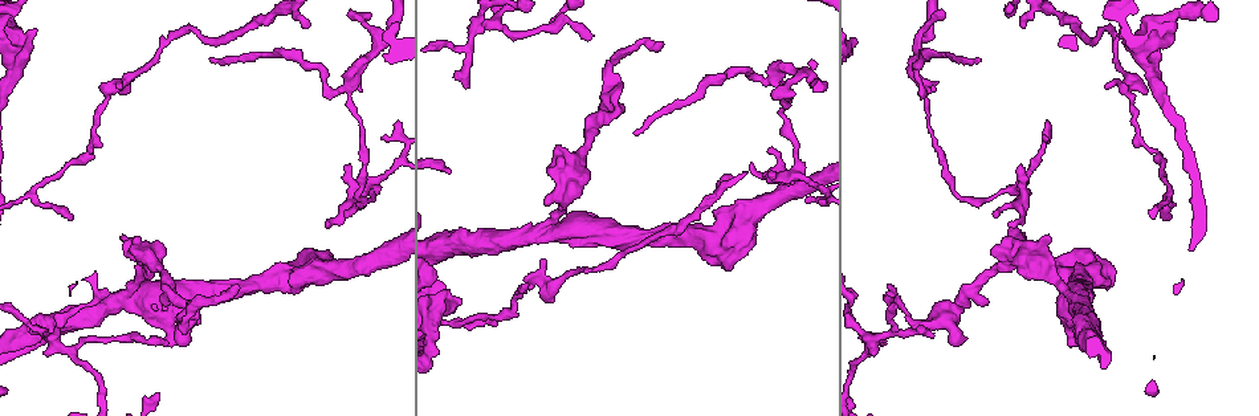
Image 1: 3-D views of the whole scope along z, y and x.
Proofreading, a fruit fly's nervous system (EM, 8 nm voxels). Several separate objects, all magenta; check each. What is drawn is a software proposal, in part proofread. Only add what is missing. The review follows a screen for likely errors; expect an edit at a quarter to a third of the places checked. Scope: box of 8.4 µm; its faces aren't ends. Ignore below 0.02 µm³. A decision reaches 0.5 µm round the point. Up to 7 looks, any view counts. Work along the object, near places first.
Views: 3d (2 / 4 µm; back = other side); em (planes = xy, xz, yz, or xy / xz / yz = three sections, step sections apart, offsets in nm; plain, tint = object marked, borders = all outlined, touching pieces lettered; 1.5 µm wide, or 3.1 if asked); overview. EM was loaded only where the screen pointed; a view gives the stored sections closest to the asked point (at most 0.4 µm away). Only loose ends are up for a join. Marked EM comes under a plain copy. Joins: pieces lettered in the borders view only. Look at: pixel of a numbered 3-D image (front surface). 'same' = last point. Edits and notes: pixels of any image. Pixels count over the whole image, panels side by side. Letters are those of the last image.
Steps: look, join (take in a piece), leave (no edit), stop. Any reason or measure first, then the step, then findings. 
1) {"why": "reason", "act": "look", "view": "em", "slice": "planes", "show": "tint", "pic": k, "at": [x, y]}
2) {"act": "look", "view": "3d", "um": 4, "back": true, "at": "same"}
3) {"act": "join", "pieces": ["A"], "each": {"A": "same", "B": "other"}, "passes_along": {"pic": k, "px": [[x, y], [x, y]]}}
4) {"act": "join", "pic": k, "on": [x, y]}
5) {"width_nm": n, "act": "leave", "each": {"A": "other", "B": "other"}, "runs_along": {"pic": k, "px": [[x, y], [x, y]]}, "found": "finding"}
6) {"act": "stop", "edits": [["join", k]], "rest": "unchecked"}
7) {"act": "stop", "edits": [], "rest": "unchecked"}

{"why": "free end", "act": "look", "view": "3d", "um": 2, "pic": 1, "at": [1021, 164]}

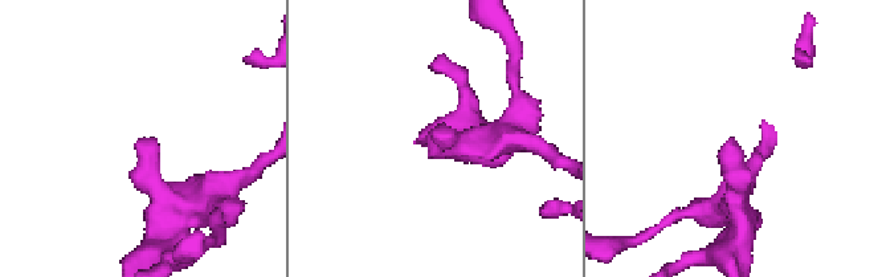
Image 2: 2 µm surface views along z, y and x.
{"why": "now the EM", "act": "look", "view": "em", "slice": "xy", "step": 4, "show": "tint", "pic": 2, "at": [145, 140]}

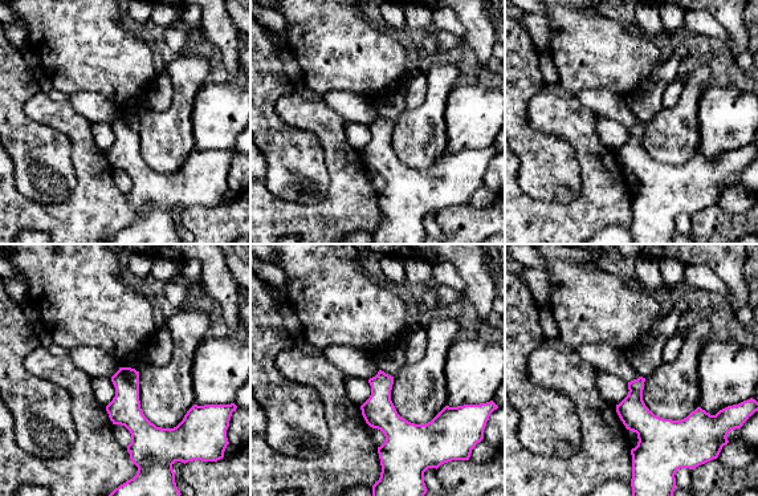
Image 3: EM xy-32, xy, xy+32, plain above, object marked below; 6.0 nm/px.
{"why": "see the neighbours", "act": "look", "view": "em", "slice": "xy", "step": 4, "show": "borders", "at": "same"}

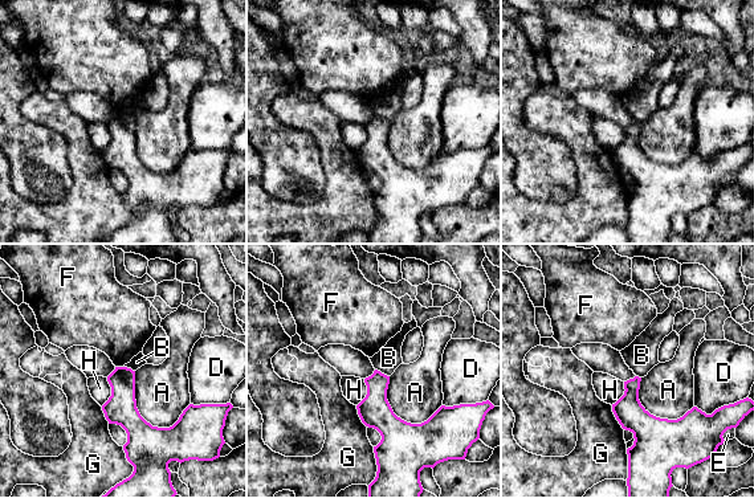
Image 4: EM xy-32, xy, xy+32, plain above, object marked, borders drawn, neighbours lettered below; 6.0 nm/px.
{"act": "leave", "each": {"A": "other", "B": "other", "D": "other", "E": "other", "F": "other", "G": "other", "H": "other"}, "found": "none of them fits"}

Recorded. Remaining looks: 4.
{"why": "free end", "act": "look", "view": "em", "slice": "planes", "show": "borders", "pic": 1, "at": [122, 236]}

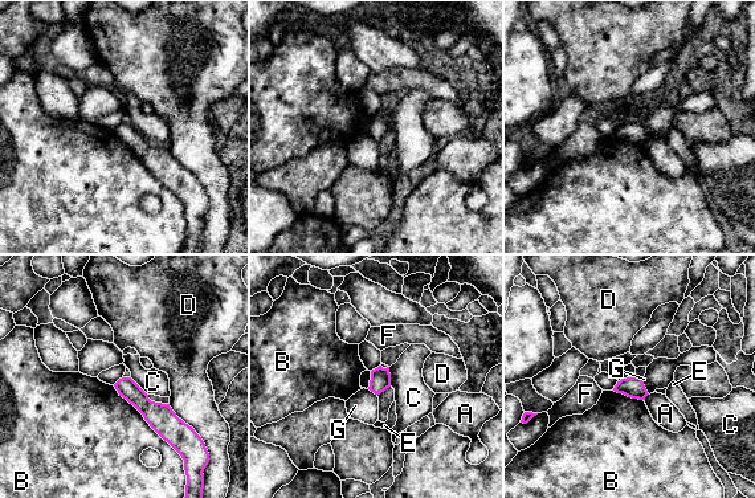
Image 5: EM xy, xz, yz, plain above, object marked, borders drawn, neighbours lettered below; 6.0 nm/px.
{"act": "leave", "each": {"A": "other", "B": "other", "C": "other", "D": "other", "E": "other", "F": "other", "G": "other"}, "border": {"pic": 5, "px": [[113, 386], [179, 454]]}, "found": "no lettered piece goes on from it"}

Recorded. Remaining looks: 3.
{"act": "look", "view": "em", "slice": "xz", "step": 8, "show": "tint", "pic": 1, "at": [469, 88]}

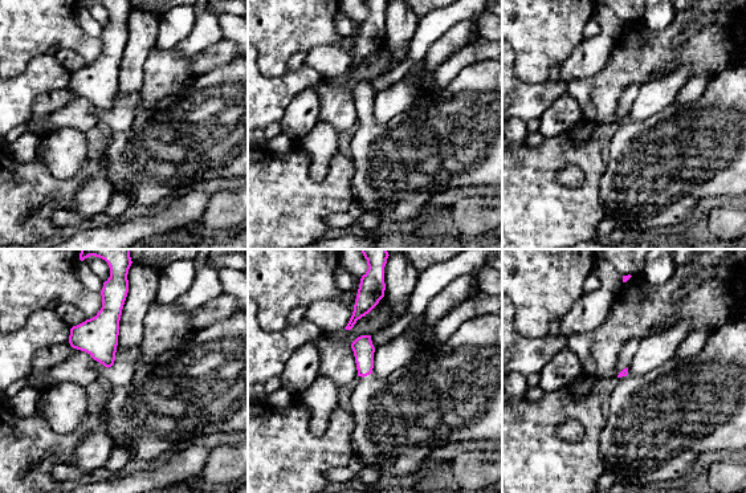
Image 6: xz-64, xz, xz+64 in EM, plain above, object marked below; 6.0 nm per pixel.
{"why": "another direction", "act": "look", "view": "em", "slice": "planes", "show": "borders", "at": "same"}

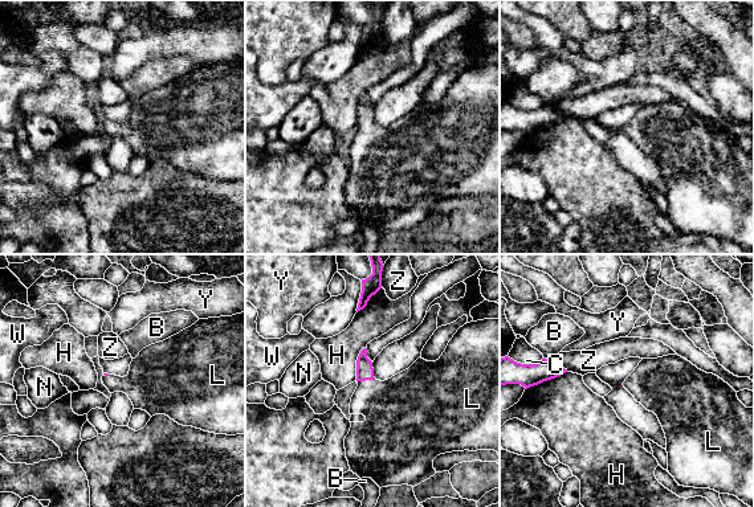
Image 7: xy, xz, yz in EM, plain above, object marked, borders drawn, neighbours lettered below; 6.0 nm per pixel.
{"longest_contact_nm": ["H", 220], "act": "join", "pieces": ["L"], "each": {"B": "other", "C": "other", "H": "other", "L": "same", "N": "other", "W": "other", "Y": "other", "Z": "other"}, "found": "the cell continues"}

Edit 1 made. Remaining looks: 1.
{"act": "stop", "edits": [["join", 7]], "rest": "unchecked"}

